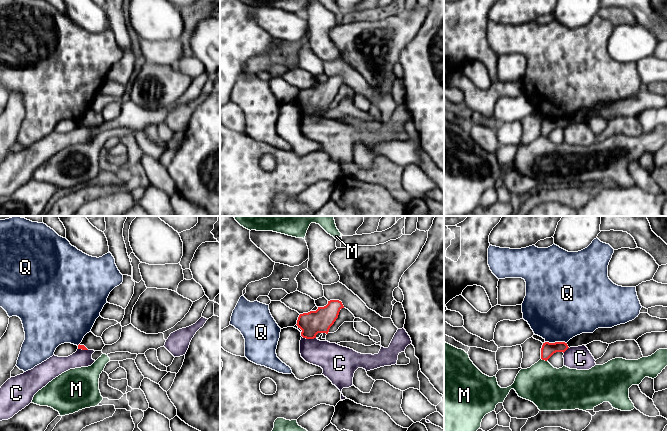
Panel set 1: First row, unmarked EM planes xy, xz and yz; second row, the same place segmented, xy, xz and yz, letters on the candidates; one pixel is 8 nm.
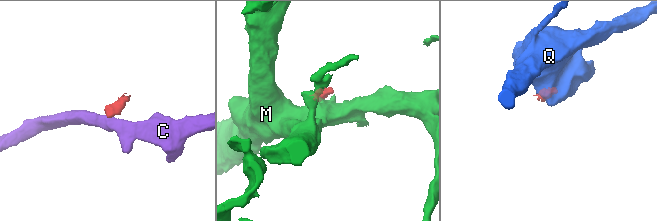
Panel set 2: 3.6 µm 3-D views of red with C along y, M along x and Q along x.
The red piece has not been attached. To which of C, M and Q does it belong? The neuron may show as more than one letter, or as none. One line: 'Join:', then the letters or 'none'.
Join: none

